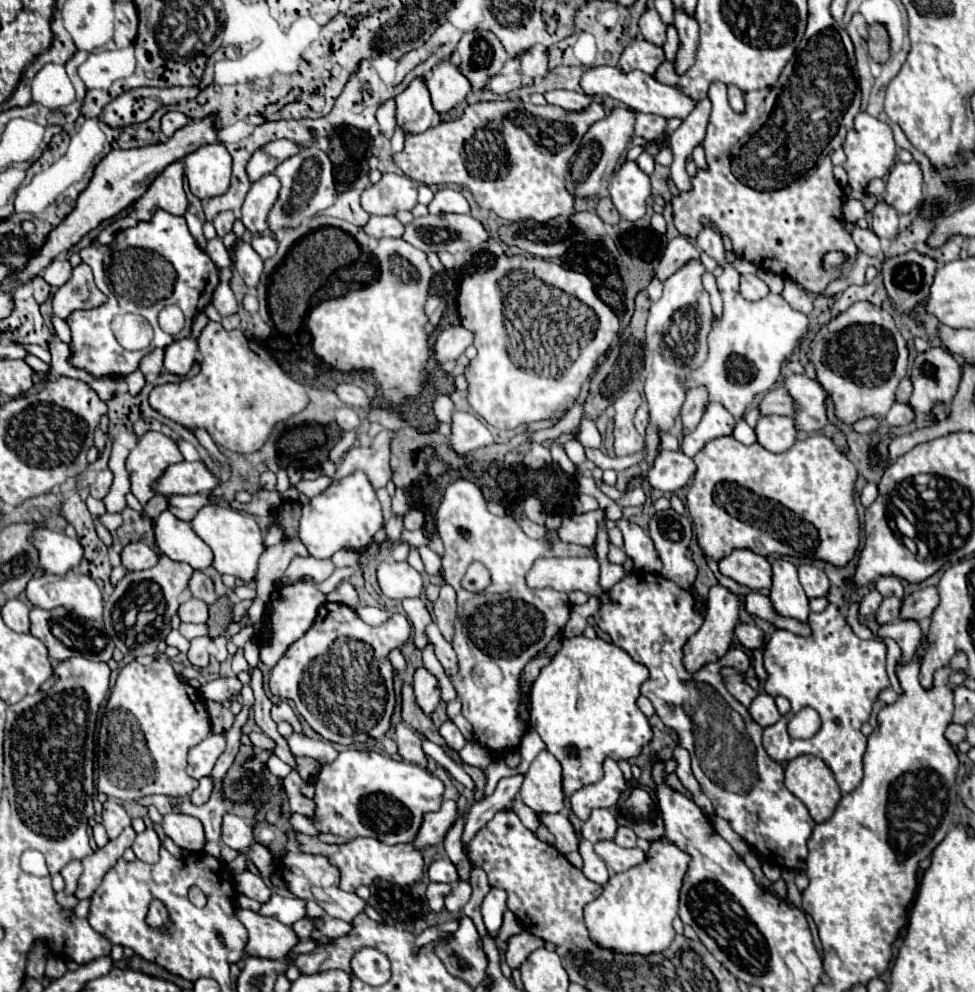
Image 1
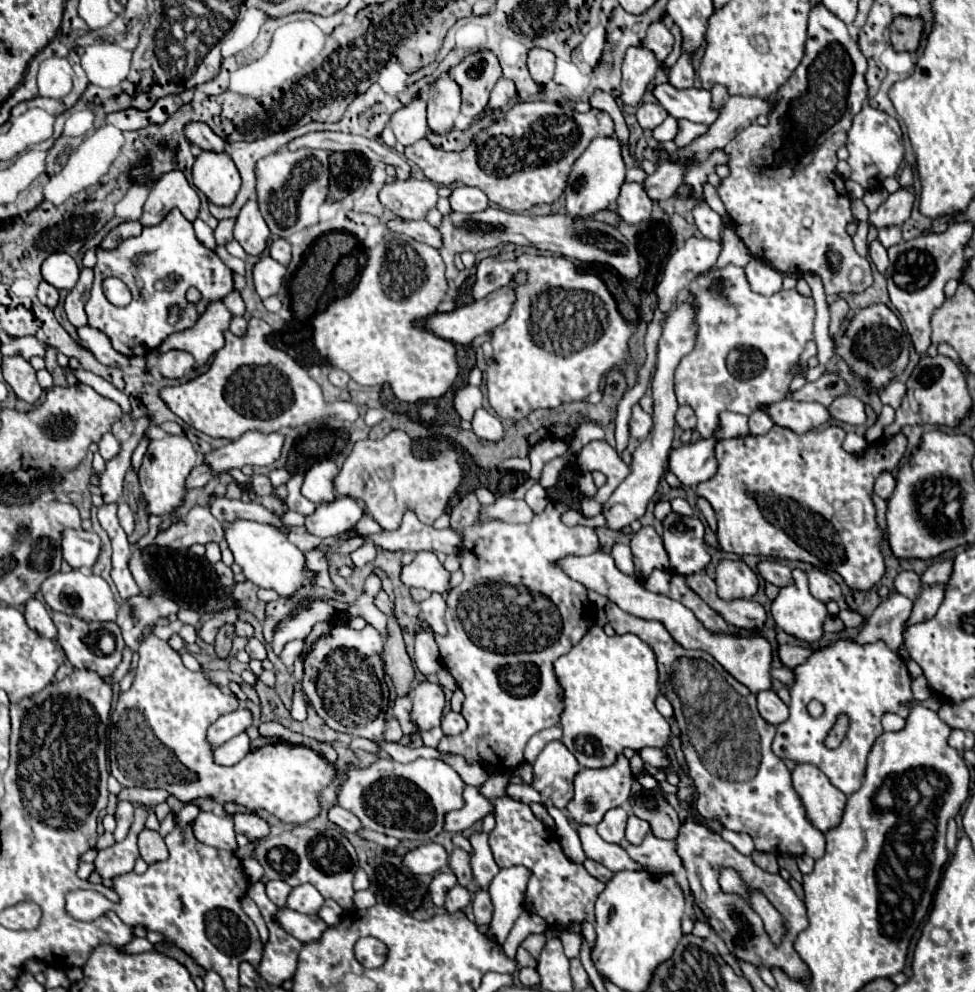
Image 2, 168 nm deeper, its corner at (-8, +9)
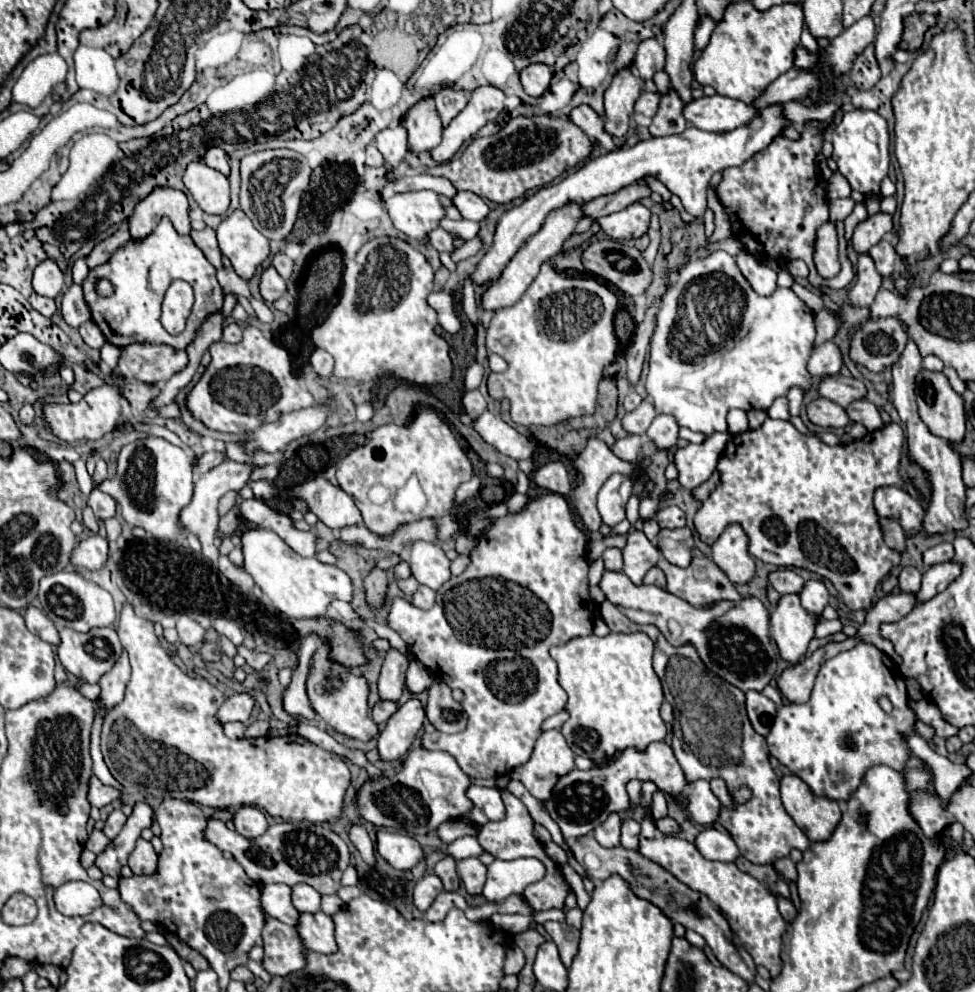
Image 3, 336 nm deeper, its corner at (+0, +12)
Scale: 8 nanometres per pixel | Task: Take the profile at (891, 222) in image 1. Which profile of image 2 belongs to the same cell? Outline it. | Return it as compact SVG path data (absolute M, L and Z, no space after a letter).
M885 227L879 229L879 241L889 249L891 245L897 245L901 241L901 227Z

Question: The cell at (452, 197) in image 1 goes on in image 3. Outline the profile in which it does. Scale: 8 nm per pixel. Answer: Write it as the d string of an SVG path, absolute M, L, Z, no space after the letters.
M457 192L457 198L453 198L453 204L457 206L457 210L461 212L461 216L465 220L475 220L481 222L487 218L489 214L489 206L483 198L479 198L477 194L469 194L469 192Z

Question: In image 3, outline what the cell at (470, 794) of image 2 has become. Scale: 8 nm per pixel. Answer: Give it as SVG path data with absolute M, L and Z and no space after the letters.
M471 784L467 794L469 794L469 800L473 802L473 810L465 816L469 822L483 826L485 822L505 818L505 806L503 806L499 788Z

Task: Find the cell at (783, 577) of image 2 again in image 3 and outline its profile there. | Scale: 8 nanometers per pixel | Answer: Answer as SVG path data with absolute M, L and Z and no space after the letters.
M777 570L773 574L769 574L771 586L779 592L779 594L801 594L805 580L801 576L797 576L793 570Z

